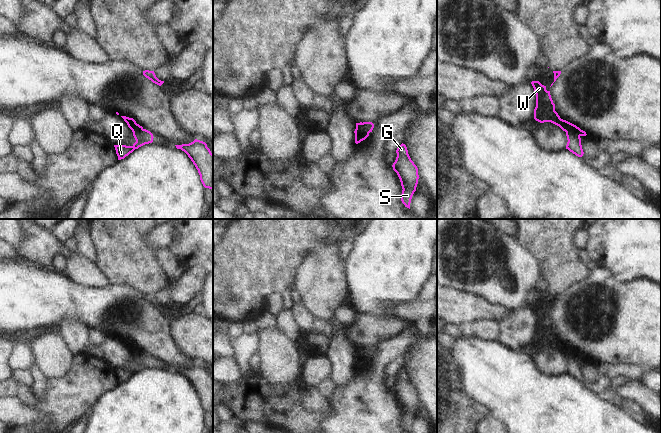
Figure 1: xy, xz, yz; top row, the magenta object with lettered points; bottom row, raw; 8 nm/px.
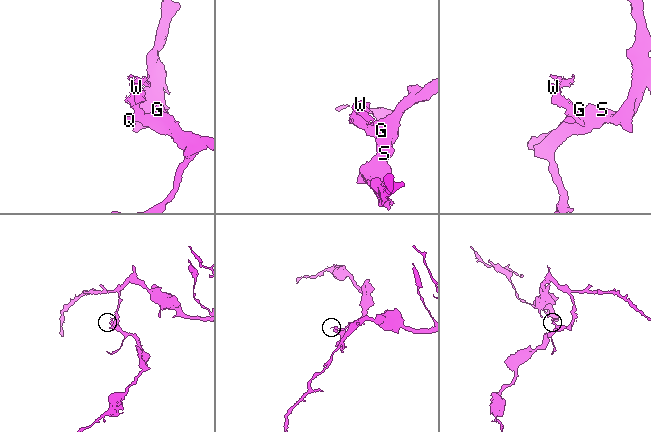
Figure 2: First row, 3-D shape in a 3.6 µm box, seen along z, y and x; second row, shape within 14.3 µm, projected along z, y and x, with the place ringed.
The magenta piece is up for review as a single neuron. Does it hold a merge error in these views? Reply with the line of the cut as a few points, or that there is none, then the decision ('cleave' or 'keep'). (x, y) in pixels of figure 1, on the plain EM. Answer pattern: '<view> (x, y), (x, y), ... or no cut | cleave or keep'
xz (357, 350), (368, 358) | cleave

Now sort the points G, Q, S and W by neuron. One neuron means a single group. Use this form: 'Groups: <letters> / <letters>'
Groups: G Q S / W

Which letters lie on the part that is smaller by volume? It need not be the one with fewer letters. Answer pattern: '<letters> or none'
W

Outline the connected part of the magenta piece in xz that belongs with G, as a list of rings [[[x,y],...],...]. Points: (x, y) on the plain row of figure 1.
[[[401,368],[397,374],[397,381],[392,391],[393,394],[397,397],[401,410],[402,418],[401,425],[405,431],[410,433],[410,427],[416,411],[418,408],[418,392],[411,384],[408,374],[405,368]]]

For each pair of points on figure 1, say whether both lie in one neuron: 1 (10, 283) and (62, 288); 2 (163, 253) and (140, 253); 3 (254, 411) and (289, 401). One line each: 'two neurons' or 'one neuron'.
1: one neuron
2: two neurons
3: one neuron

